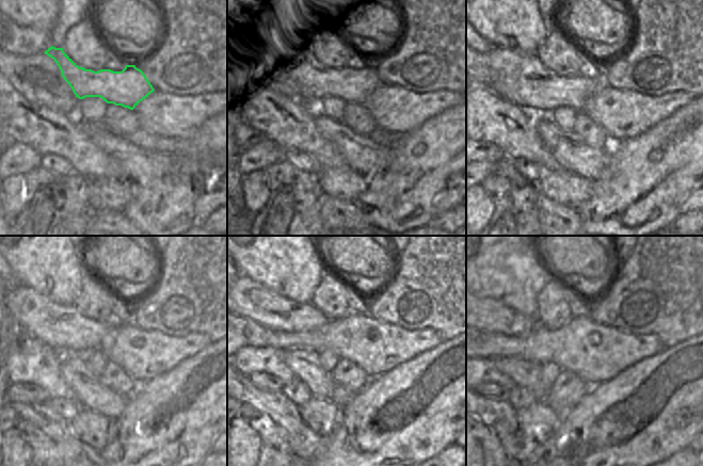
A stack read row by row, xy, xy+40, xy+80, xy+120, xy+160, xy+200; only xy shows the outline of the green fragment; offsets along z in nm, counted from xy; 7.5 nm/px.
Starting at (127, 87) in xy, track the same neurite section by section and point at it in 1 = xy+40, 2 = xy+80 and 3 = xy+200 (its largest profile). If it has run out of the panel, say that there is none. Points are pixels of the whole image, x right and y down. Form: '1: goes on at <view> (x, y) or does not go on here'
1: goes on at xy+40 (312, 83)
2: goes on at xy+80 (534, 85)
3: goes on at xy+200 (488, 304)

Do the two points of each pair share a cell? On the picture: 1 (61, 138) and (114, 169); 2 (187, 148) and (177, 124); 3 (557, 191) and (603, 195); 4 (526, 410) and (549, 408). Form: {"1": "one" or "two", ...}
{"1": "one", "2": "two", "3": "two", "4": "two"}

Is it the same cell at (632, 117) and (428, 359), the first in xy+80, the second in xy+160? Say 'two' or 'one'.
two

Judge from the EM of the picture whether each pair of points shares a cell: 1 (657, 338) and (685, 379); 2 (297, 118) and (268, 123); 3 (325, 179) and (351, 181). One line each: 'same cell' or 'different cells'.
1: different cells
2: same cell
3: same cell

